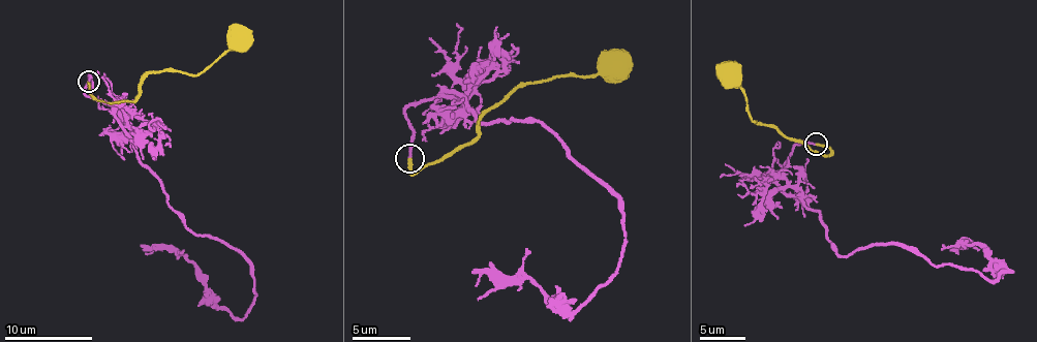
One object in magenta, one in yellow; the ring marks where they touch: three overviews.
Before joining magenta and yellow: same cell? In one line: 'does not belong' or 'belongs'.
belongs

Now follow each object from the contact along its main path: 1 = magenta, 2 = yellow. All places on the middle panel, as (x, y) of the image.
1: (410, 157), (403, 110), (441, 89), (529, 117), (619, 198), (618, 272), (575, 310), (474, 286)
2: (410, 157), (410, 170), (422, 170), (465, 145), (518, 88), (588, 78), (609, 55), (618, 62)

